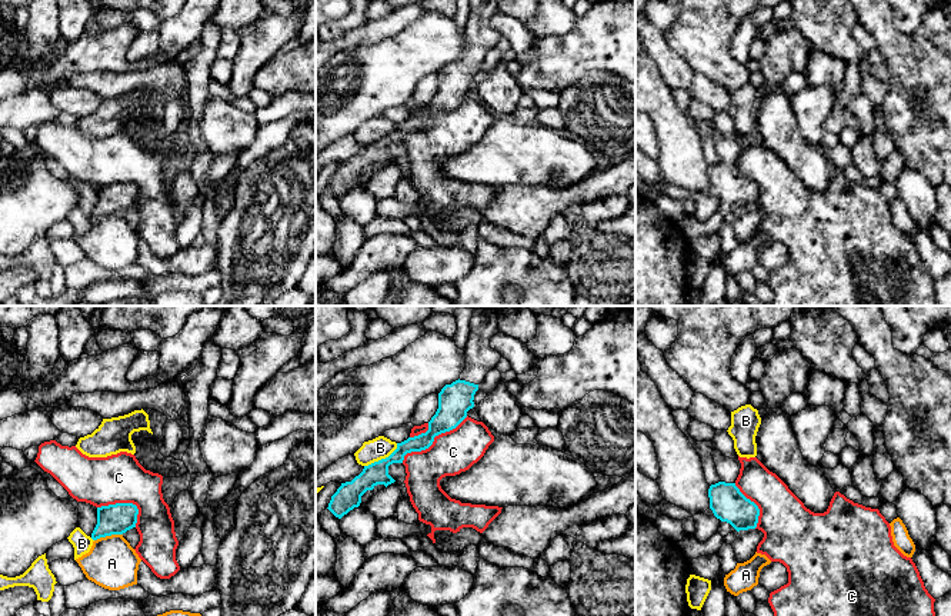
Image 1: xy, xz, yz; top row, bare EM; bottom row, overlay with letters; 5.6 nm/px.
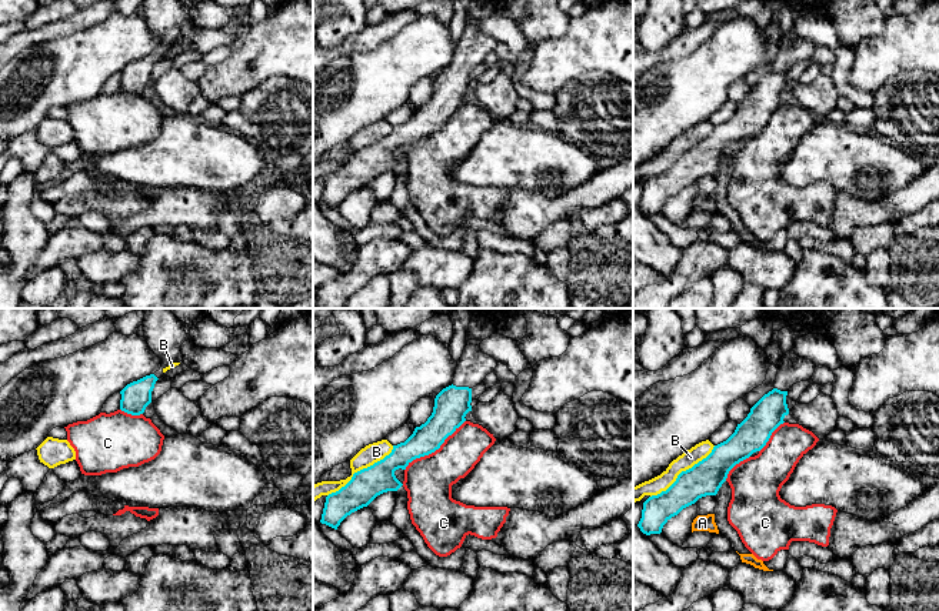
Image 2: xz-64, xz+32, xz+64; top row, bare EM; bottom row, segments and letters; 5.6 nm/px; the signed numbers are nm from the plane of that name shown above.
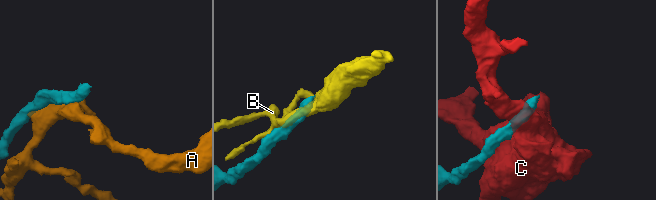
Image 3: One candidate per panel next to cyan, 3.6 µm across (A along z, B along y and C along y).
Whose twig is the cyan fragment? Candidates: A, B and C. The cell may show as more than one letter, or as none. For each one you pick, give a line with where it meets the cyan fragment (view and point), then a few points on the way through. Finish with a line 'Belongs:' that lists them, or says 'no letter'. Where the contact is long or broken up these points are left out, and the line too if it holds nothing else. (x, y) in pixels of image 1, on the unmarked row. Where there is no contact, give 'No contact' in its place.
Belongs: no letter

